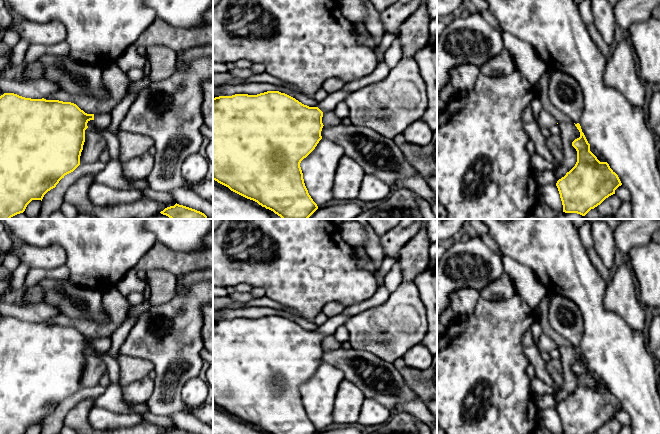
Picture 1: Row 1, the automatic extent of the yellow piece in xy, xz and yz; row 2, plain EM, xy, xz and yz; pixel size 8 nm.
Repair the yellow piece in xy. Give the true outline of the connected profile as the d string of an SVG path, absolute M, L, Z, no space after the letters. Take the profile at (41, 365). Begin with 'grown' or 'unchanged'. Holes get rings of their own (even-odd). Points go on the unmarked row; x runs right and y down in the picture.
grown; M4 317L0 320L0 434L25 434L32 424L41 424L44 419L55 412L65 399L73 396L80 389L80 380L85 366L87 347L92 344L98 350L111 348L111 338L87 338L76 328L59 324L31 323L14 317Z

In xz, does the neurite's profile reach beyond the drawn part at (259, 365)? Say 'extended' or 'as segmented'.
extended

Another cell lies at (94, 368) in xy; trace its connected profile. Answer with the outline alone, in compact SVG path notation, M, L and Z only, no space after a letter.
M85 354L85 366L80 380L80 388L92 387L99 384L99 380L104 373L108 372L103 360L97 356Z

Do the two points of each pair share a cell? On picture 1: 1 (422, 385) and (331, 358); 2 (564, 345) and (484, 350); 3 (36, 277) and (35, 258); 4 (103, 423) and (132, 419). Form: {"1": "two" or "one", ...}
{"1": "two", "2": "two", "3": "two", "4": "one"}

